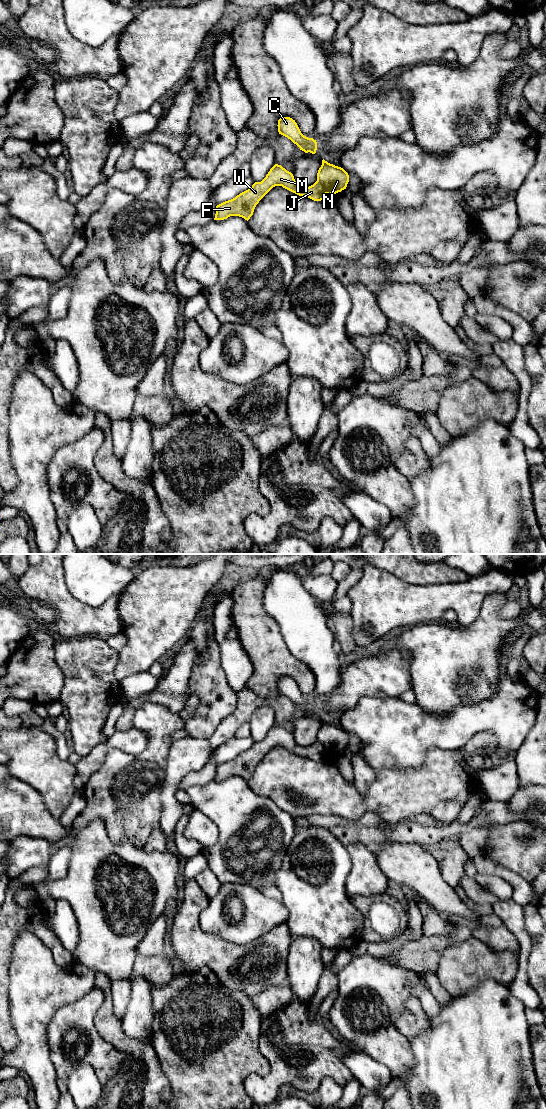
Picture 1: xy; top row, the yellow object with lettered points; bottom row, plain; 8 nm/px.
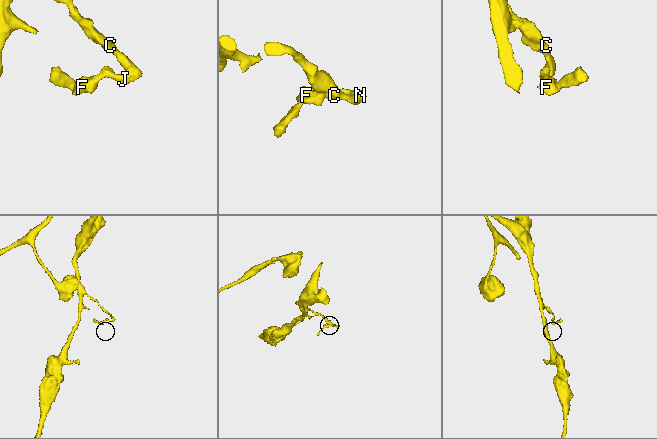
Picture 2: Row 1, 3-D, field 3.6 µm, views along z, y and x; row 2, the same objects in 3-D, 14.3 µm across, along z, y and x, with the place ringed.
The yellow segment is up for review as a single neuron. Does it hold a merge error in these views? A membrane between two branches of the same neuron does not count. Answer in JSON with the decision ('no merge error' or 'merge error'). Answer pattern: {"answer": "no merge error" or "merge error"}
{"answer": "merge error"}

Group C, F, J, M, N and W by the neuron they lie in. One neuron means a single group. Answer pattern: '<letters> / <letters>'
C N / F J M W

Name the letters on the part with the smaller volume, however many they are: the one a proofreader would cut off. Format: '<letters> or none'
F, J, M, W

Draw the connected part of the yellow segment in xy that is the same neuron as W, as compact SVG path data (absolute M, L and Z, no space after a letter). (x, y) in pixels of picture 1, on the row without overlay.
M275 724L261 742L255 742L251 748L235 758L217 765L214 780L239 776L248 781L259 761L275 746L282 746L299 756L308 757L314 761L321 761L326 756L325 748L319 741L309 747L300 746L291 732Z

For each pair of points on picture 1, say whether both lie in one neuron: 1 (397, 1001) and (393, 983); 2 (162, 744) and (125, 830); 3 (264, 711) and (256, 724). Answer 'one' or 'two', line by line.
1: one
2: one
3: one

